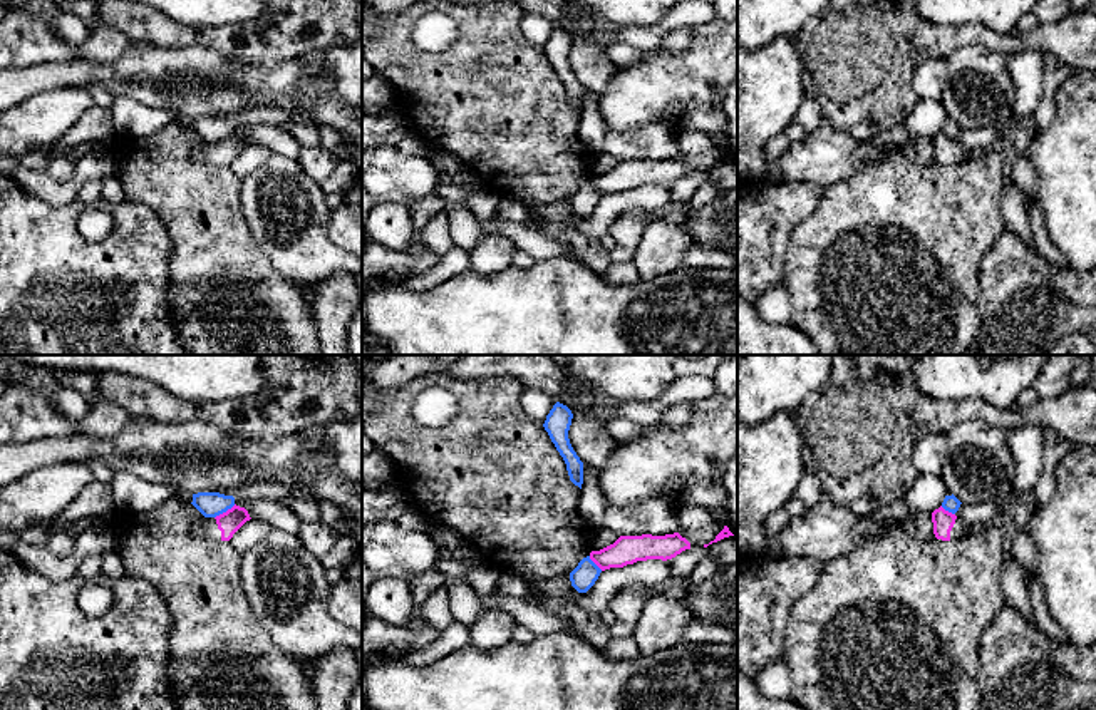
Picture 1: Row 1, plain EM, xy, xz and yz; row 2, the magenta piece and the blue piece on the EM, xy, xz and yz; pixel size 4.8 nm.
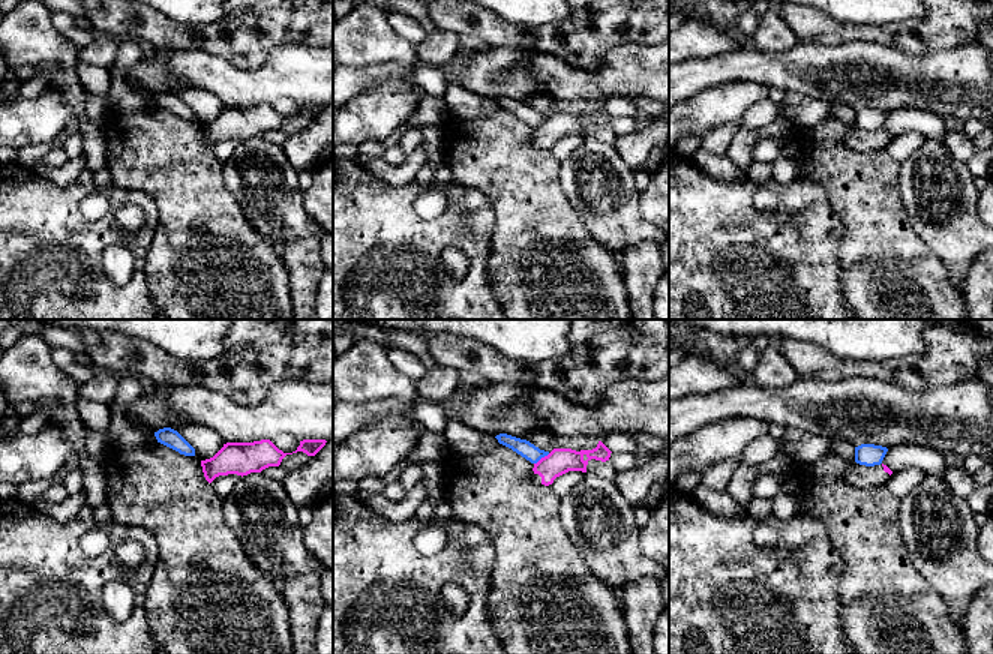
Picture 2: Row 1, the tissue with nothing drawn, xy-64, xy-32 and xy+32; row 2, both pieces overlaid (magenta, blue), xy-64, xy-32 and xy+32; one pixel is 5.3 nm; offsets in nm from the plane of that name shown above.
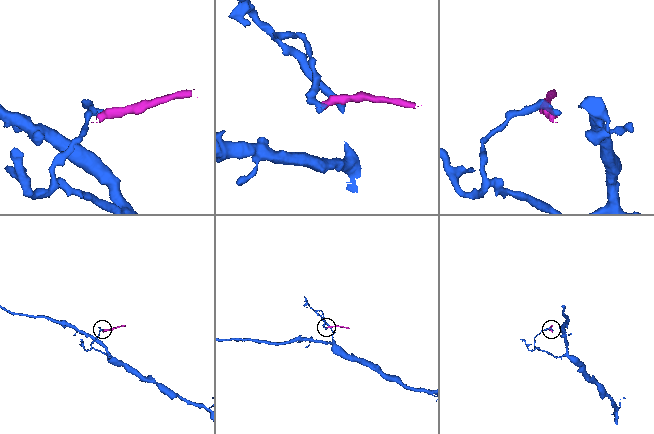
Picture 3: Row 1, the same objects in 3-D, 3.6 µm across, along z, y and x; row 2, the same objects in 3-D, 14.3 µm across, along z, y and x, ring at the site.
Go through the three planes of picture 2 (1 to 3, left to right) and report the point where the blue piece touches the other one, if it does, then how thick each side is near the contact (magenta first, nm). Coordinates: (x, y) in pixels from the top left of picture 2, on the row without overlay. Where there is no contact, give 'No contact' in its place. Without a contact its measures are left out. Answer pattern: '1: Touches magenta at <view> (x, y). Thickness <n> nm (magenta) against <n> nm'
1: No contact
2: Touches magenta at xy-32 (542, 122). Thickness 140 nm (magenta) against 90 nm
3: No contact

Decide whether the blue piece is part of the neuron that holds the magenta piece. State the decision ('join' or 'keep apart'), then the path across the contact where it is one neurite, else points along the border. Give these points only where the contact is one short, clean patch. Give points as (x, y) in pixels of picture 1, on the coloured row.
keep apart | along xy (235, 504), (215, 518)

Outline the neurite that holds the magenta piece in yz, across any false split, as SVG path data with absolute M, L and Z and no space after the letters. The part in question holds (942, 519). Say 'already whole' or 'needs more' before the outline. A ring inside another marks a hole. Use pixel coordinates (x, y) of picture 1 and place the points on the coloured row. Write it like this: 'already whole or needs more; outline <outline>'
needs more; outline M942 506L932 512L933 534L942 541L955 541L965 536L970 524L962 522L955 514Z

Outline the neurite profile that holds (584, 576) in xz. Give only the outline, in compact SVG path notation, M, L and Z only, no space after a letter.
M587 556L570 573L571 586L578 593L587 593L595 584L595 581L598 579L600 573L602 573L602 569L590 559L590 556Z

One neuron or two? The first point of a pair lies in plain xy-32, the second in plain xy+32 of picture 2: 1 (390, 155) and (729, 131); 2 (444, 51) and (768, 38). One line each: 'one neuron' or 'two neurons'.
1: two neurons
2: one neuron

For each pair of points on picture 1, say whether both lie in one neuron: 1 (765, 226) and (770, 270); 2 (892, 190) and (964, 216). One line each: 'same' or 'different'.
1: same
2: same

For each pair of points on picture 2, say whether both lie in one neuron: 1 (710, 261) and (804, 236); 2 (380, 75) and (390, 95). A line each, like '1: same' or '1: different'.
1: same
2: different

